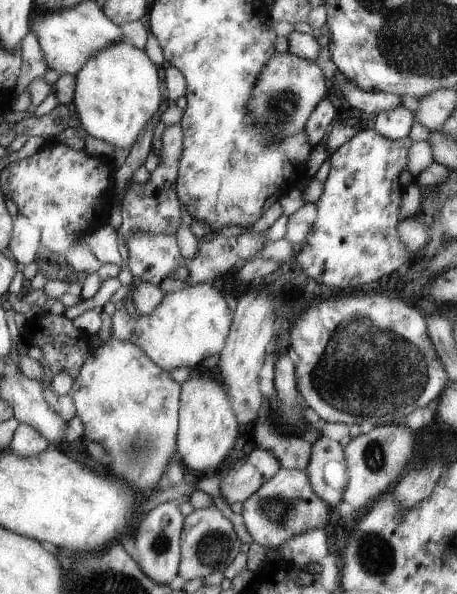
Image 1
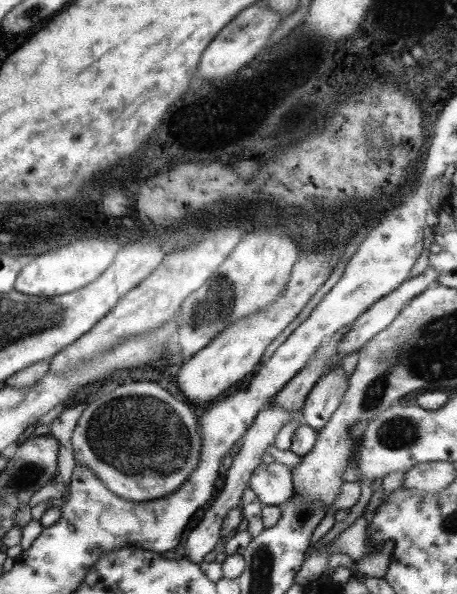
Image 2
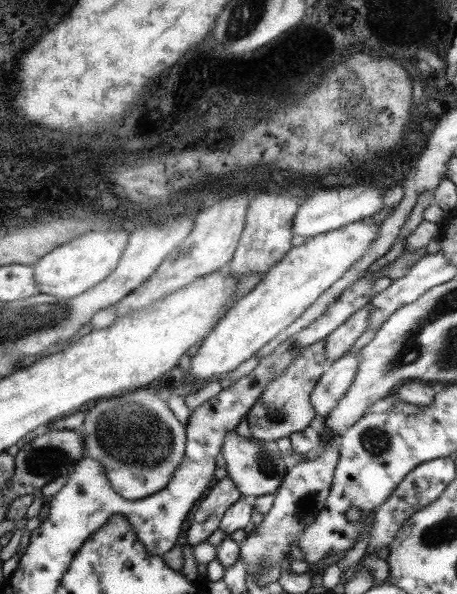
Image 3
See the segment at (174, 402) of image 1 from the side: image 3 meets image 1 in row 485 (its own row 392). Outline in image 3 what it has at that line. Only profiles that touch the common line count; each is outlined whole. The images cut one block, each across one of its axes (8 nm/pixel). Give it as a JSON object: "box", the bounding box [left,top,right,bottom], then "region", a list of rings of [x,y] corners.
{"box":[84,388,185,501],"region":[[[139,388],[127,396],[99,400],[84,413],[84,456],[101,464],[111,488],[121,498],[138,501],[165,488],[183,456],[185,427],[168,409],[159,390]]]}

